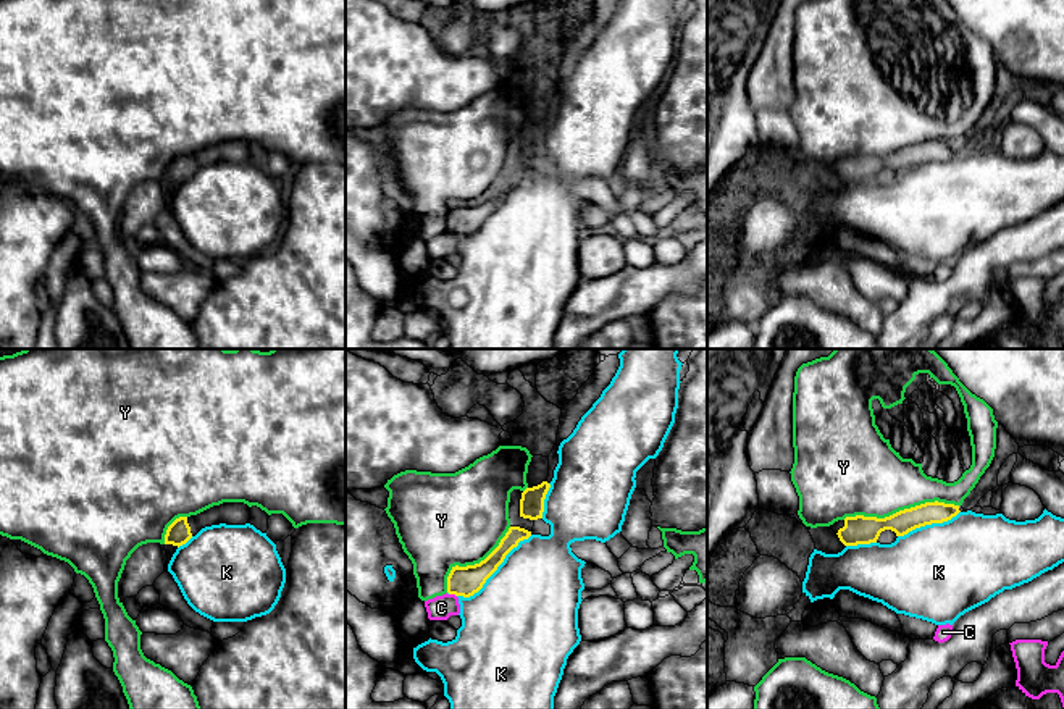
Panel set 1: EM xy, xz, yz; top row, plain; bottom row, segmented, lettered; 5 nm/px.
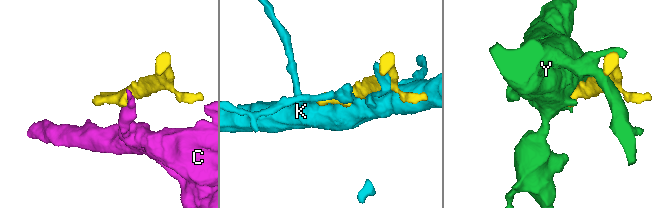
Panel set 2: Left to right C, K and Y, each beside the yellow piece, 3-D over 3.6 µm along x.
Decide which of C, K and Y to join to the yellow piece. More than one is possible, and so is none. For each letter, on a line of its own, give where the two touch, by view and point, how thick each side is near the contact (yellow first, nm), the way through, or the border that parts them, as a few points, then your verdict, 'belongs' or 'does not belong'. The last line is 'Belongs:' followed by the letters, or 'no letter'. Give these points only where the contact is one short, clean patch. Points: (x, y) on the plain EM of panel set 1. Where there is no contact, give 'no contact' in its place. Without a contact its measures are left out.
C: xz (452, 231) | 150/120 nm | along xz (449, 231), (456, 234) | does not belong
K: xz (496, 207) | 150/500 nm | does not belong
Y: yz (900, 149) | 140/400 nm | does not belong
Belongs: no letter

